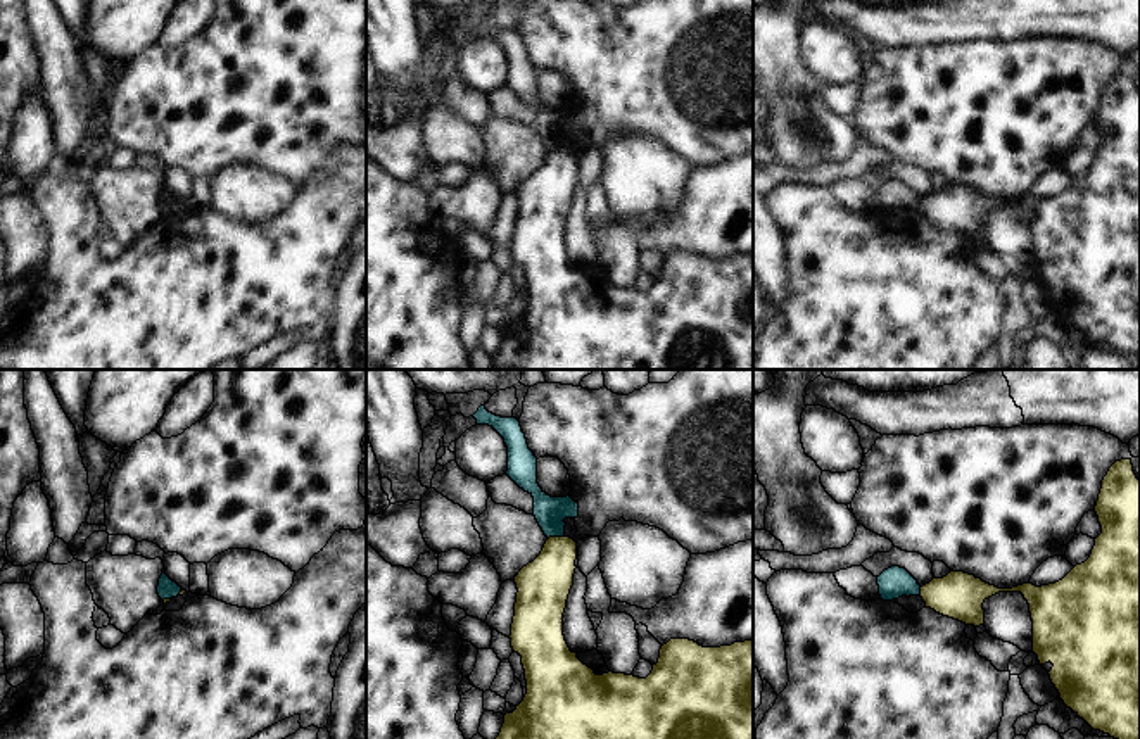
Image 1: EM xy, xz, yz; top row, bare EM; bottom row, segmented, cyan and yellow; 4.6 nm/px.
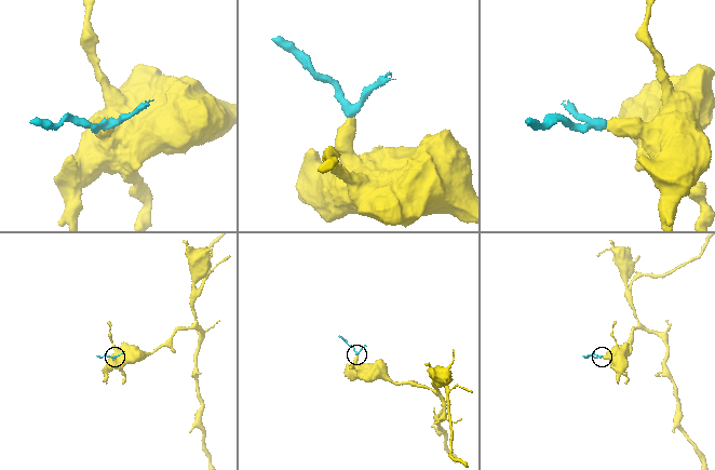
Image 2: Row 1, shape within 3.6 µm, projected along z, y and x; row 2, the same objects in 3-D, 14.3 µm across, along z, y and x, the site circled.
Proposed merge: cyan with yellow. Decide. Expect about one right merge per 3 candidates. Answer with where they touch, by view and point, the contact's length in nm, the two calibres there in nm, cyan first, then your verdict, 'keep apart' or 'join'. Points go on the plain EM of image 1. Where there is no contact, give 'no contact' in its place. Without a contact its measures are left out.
xz (555, 149) | 80 nm | 140/240 nm | keep apart

